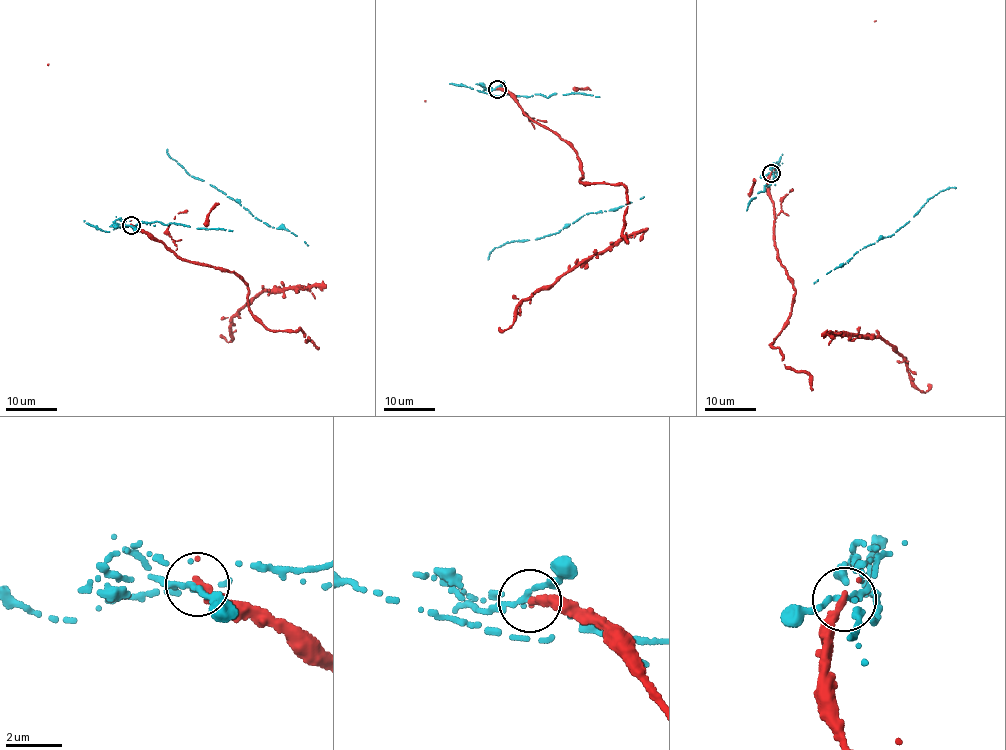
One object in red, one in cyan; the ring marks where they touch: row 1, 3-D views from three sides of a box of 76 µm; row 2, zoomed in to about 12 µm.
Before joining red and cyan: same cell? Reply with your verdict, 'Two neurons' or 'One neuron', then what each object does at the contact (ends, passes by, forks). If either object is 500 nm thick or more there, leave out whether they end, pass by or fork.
Two neurons. At the ring red ends. At the ring cyan passes by

